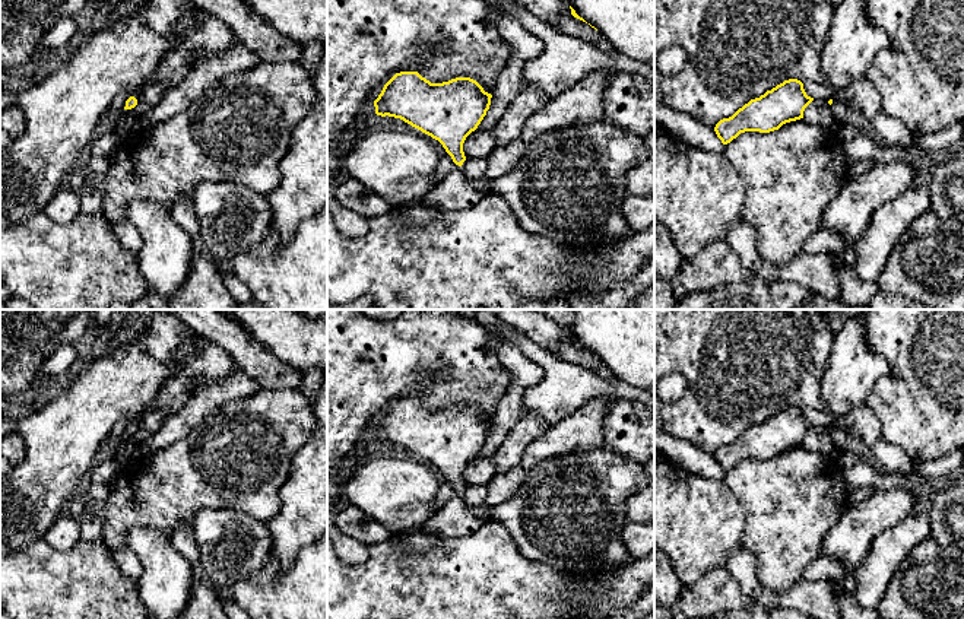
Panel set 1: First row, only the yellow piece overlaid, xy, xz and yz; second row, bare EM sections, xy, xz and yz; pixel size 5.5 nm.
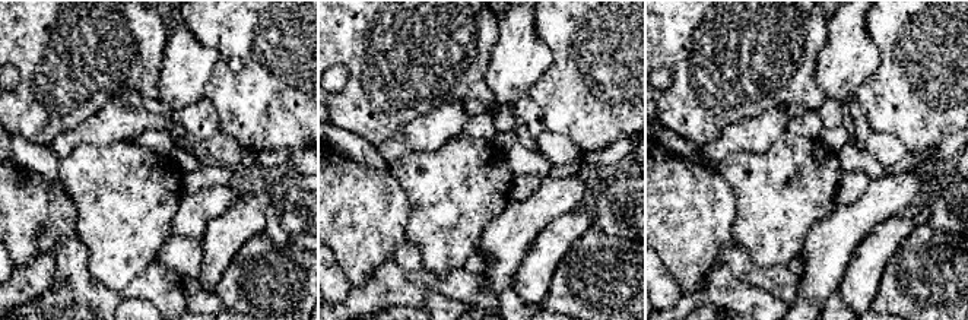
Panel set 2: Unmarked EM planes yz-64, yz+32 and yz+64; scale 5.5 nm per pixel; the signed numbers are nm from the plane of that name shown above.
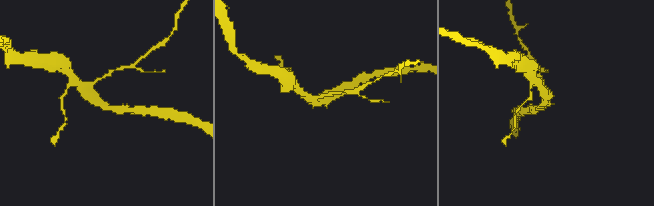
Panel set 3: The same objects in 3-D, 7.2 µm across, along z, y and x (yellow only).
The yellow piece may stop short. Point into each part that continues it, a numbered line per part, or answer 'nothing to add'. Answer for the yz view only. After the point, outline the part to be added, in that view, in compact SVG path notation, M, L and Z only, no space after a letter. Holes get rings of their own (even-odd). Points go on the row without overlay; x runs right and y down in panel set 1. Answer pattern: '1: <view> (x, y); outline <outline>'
nothing to add

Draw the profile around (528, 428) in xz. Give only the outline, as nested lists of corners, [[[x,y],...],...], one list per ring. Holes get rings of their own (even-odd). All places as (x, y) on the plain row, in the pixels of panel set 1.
[[[524,406],[520,419],[508,431],[501,447],[494,453],[494,463],[497,474],[505,474],[516,467],[526,450],[526,447],[546,434],[549,425],[532,415]]]

